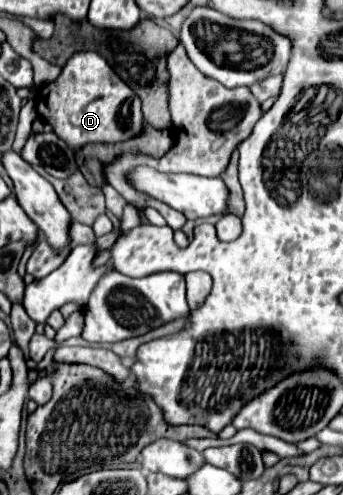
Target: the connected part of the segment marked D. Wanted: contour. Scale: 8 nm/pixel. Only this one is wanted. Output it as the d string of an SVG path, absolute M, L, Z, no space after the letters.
M96 52L74 54L62 68L62 74L38 90L36 112L52 126L52 132L74 150L80 150L80 146L86 146L88 142L124 142L144 132L140 98L132 94Z

